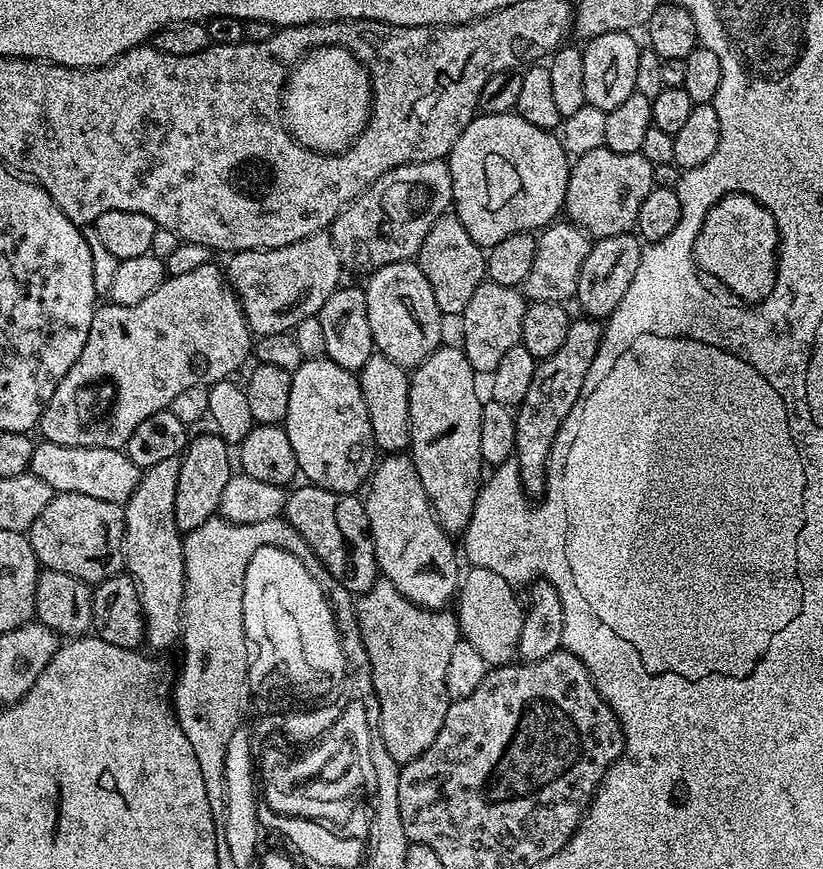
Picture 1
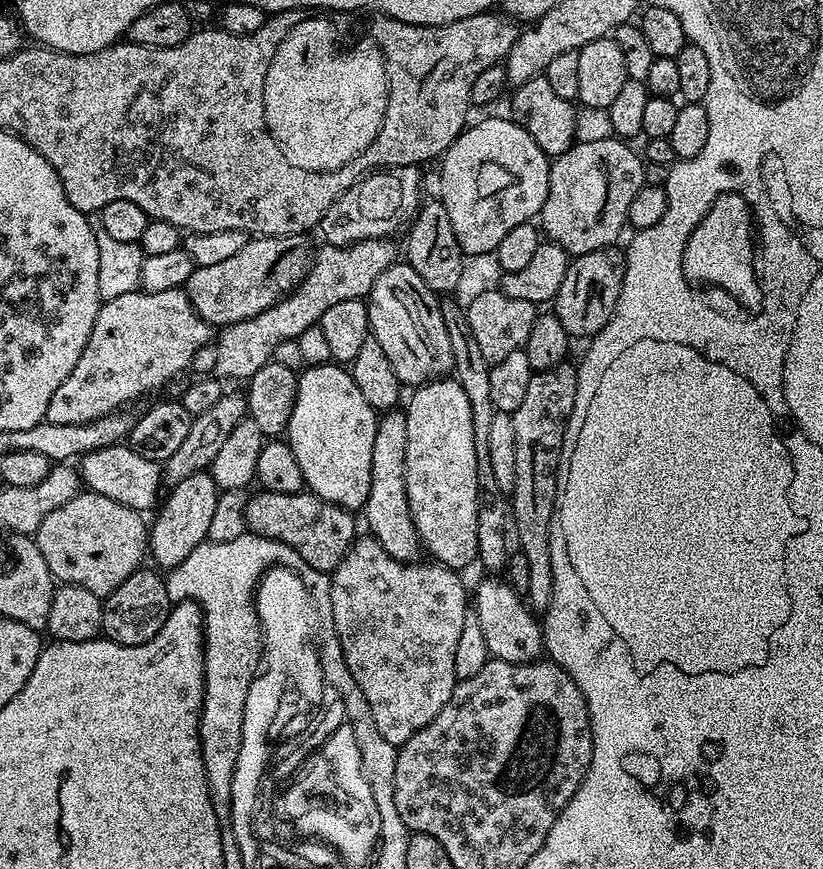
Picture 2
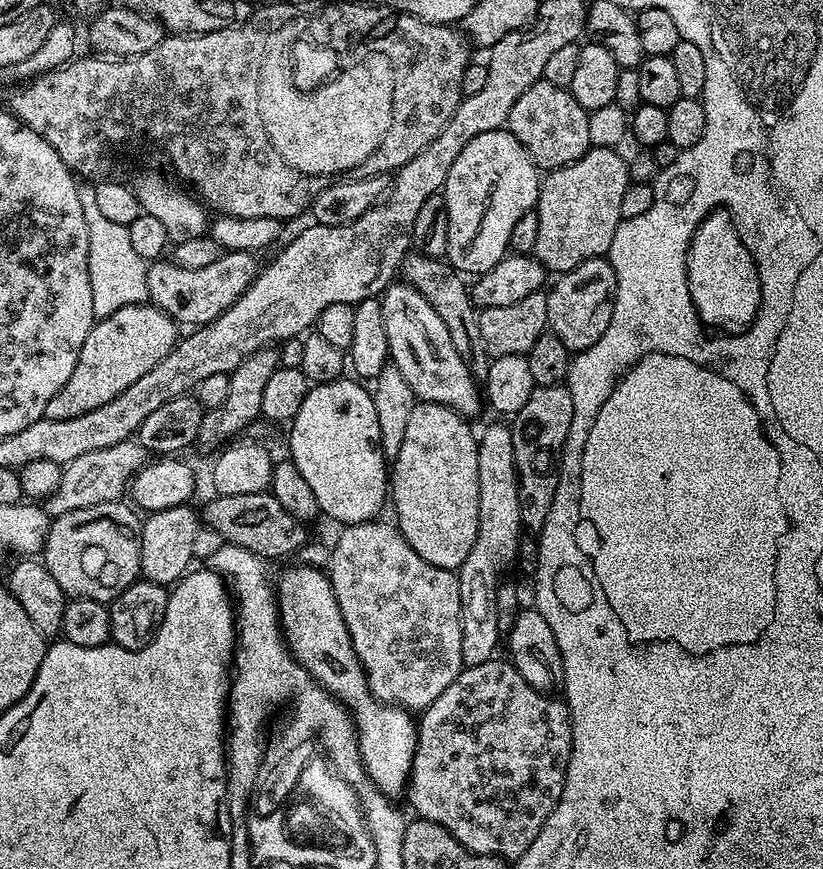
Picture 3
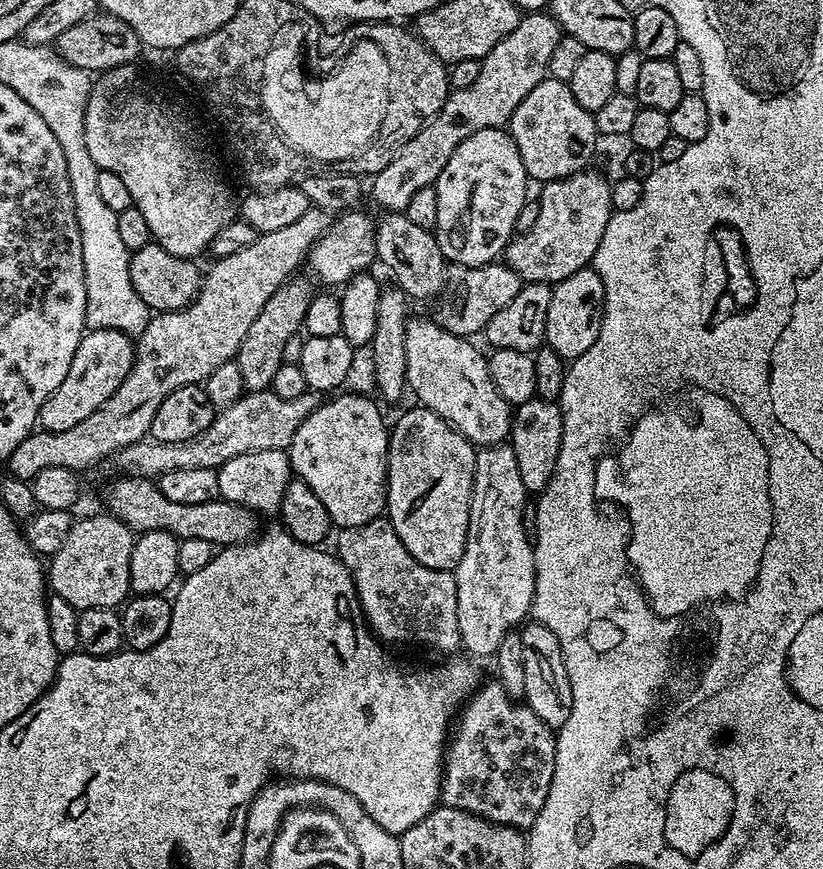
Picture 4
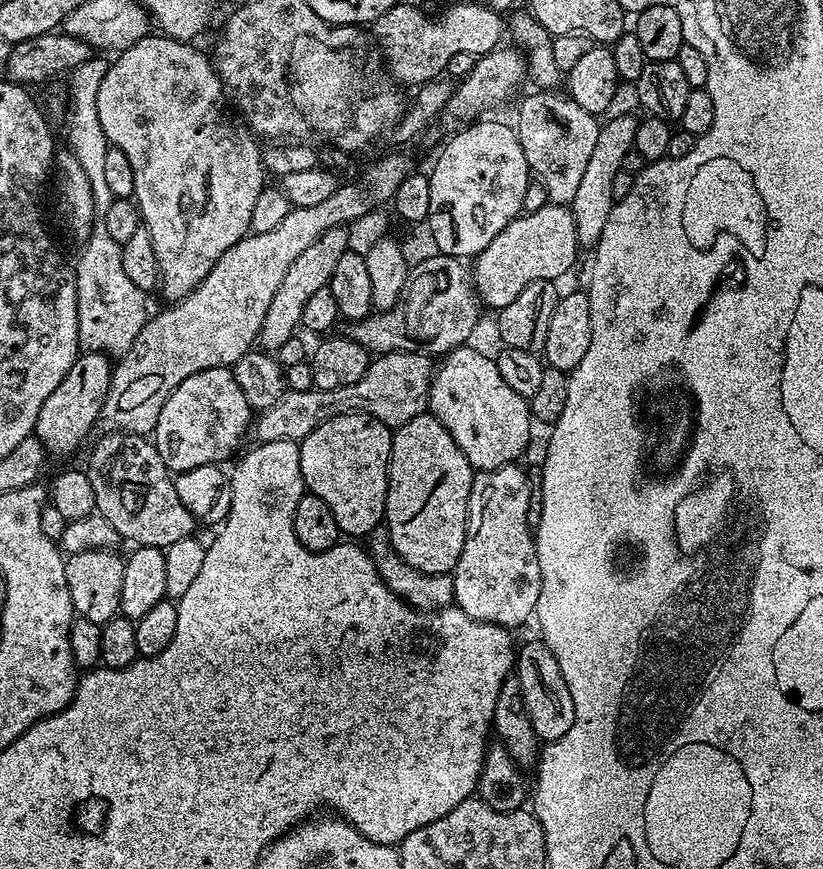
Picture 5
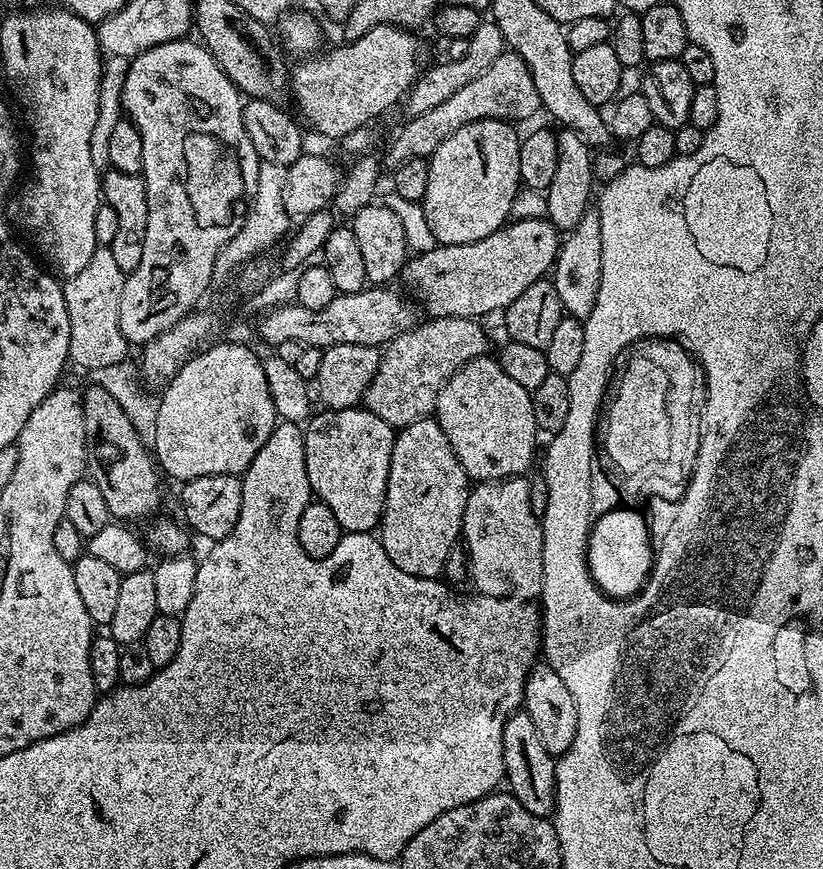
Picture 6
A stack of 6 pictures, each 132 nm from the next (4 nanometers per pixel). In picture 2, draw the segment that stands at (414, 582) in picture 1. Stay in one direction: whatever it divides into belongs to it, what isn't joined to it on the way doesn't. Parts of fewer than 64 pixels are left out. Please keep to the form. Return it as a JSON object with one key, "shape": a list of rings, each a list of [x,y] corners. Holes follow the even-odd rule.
{"shape":[[[388,410],[376,421],[374,451],[370,453],[370,494],[362,515],[368,519],[367,531],[396,560],[412,562],[421,555],[420,536],[410,514],[406,494],[406,418],[400,410]]]}

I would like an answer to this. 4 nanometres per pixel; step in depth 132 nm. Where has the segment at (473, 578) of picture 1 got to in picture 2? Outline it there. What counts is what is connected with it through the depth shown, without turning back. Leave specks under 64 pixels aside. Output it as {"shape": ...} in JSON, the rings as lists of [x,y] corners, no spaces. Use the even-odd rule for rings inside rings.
{"shape":[[[503,579],[484,580],[477,586],[476,592],[474,588],[474,615],[478,618],[478,626],[482,626],[482,638],[486,638],[489,657],[515,664],[530,664],[533,660],[541,659],[544,652],[544,634],[541,621],[528,607],[525,597],[516,593],[511,585]]]}

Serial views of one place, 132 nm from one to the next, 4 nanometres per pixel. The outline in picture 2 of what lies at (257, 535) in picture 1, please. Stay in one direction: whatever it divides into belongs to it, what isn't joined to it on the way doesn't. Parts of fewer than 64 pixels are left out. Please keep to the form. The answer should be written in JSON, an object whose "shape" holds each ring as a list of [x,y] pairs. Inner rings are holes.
{"shape":[[[245,531],[243,537],[234,542],[214,542],[207,539],[203,544],[194,546],[194,550],[190,550],[190,554],[186,557],[186,562],[171,569],[164,581],[173,604],[193,600],[204,616],[204,701],[200,711],[200,749],[206,770],[206,782],[212,793],[212,805],[217,814],[229,811],[229,788],[234,780],[235,763],[238,761],[247,691],[250,690],[252,680],[262,668],[262,637],[260,620],[256,616],[256,585],[260,583],[265,572],[273,566],[291,568],[298,574],[303,574],[304,580],[314,586],[312,604],[318,609],[318,620],[322,625],[318,632],[320,662],[327,665],[330,674],[341,677],[344,672],[345,658],[342,654],[340,636],[334,626],[332,581],[329,573],[314,570],[314,566],[307,564],[302,554],[286,546],[286,542],[274,538],[257,538],[253,532],[249,531]]]}

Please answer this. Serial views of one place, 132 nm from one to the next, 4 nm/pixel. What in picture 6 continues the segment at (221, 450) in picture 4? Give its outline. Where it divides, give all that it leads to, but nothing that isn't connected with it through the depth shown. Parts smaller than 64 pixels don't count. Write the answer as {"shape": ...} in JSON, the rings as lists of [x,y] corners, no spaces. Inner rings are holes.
{"shape":[[[437,316],[417,323],[416,327],[393,338],[383,349],[378,374],[366,390],[362,404],[378,414],[393,430],[427,420],[436,411],[436,399],[446,382],[462,366],[485,355],[488,336],[479,319]]]}

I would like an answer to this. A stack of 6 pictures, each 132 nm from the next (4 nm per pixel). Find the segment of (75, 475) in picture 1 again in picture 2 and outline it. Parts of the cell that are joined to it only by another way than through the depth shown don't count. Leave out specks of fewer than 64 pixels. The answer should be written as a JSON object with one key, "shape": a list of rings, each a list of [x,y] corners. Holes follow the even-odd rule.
{"shape":[[[123,443],[111,444],[108,448],[94,450],[79,457],[78,471],[83,487],[87,491],[102,494],[113,502],[122,502],[122,506],[130,506],[141,514],[147,513],[147,508],[155,509],[162,496],[161,465],[150,458],[142,458],[142,454],[138,454]]]}

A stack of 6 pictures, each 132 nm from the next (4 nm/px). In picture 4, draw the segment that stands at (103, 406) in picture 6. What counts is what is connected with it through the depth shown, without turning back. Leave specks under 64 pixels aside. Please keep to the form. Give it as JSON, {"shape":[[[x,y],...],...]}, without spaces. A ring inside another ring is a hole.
{"shape":[[[120,478],[108,488],[108,508],[107,511],[132,529],[133,533],[139,534],[149,532],[150,530],[162,530],[175,536],[177,540],[186,538],[203,538],[205,542],[210,542],[213,546],[227,546],[229,544],[243,544],[251,541],[257,535],[256,520],[257,513],[243,508],[240,504],[231,504],[230,501],[223,498],[217,498],[206,505],[206,510],[201,506],[186,506],[178,502],[170,502],[162,494],[159,483],[152,478]]]}

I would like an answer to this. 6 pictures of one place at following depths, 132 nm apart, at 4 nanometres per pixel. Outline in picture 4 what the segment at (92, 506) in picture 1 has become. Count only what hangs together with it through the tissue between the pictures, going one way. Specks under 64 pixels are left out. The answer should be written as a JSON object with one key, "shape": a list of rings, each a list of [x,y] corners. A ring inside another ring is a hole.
{"shape":[[[103,515],[88,516],[85,520],[77,519],[63,540],[57,543],[56,551],[50,556],[52,565],[49,563],[46,568],[51,591],[57,596],[66,598],[66,602],[70,602],[70,606],[74,606],[77,610],[85,608],[119,609],[130,596],[128,583],[130,582],[130,554],[134,533],[117,516]]]}

